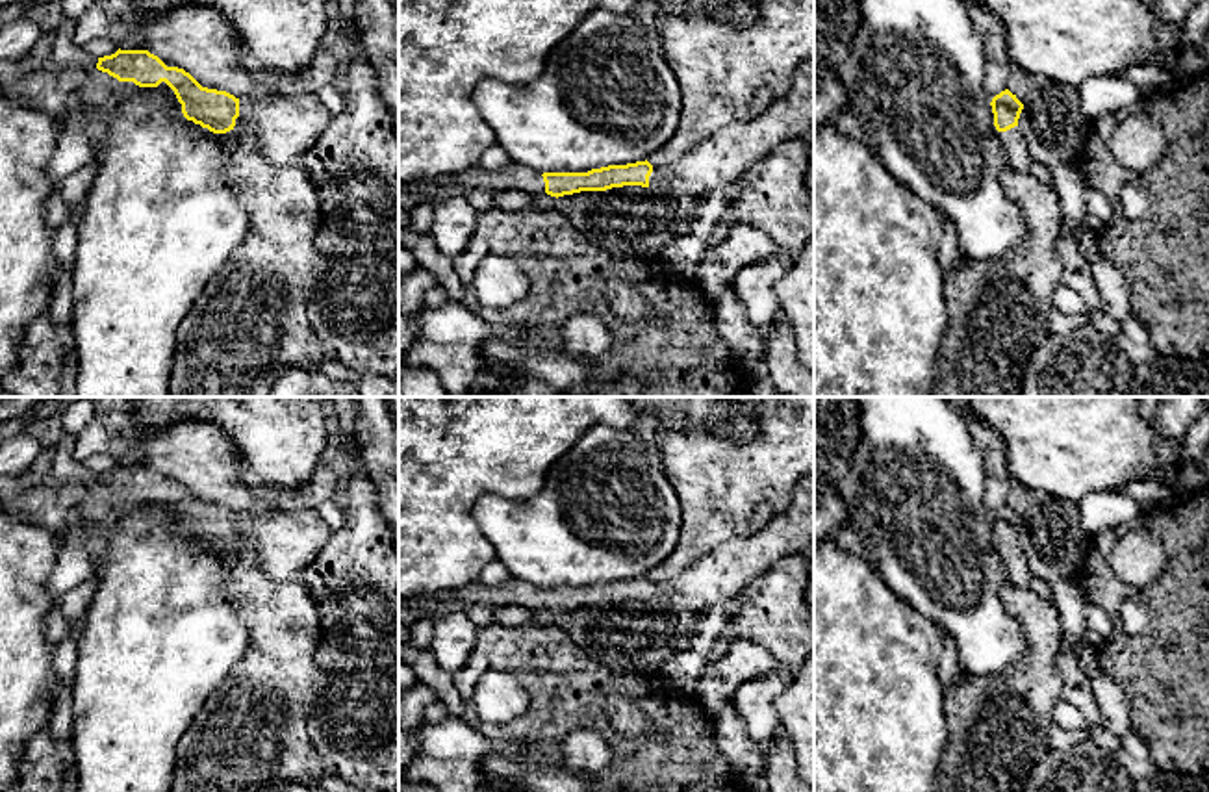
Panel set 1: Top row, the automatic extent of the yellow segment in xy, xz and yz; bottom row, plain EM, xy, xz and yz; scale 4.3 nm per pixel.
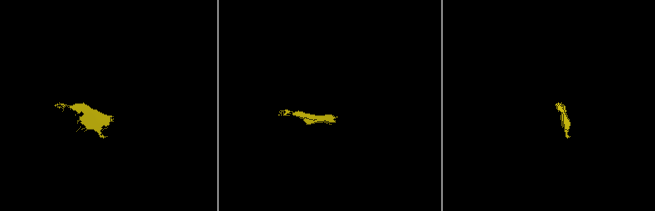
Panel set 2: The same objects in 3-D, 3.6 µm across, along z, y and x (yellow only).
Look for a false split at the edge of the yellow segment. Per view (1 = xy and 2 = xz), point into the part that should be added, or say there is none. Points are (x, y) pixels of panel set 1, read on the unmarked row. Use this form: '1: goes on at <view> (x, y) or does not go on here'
1: goes on at xy (47, 505)
2: goes on at xz (716, 579)

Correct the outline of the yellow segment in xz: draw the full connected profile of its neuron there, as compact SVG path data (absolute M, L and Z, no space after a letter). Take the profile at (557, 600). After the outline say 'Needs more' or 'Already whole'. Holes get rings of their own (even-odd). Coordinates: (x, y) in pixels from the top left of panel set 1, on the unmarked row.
M814 469L801 479L794 488L794 501L790 508L770 521L762 530L753 536L738 536L734 540L723 542L697 564L690 566L684 573L666 582L653 582L647 575L627 579L627 581L608 581L601 584L592 584L588 588L534 588L527 582L510 579L499 586L484 586L478 581L465 584L456 590L425 595L425 597L406 597L399 599L399 623L408 627L423 616L434 620L449 614L467 614L475 605L499 608L499 607L525 607L530 610L551 610L564 612L580 607L606 607L623 601L642 601L651 605L660 605L671 612L699 612L716 605L725 605L732 601L744 586L758 573L773 566L777 560L790 555L799 555L803 547L814 538Z. Needs more

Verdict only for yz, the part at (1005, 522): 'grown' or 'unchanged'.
grown

